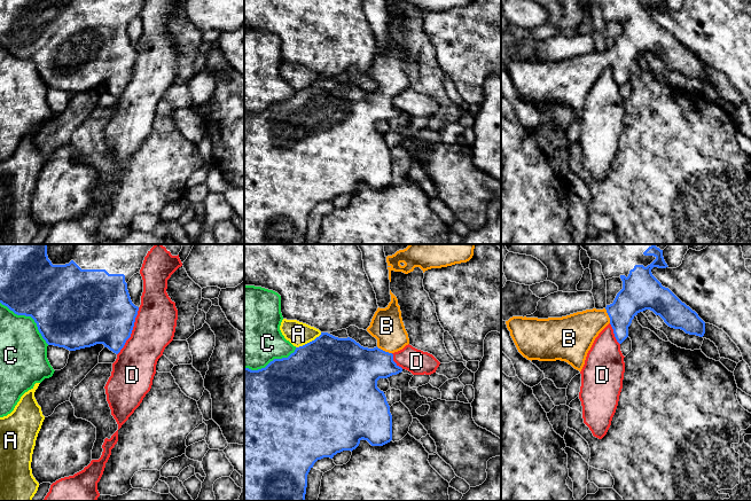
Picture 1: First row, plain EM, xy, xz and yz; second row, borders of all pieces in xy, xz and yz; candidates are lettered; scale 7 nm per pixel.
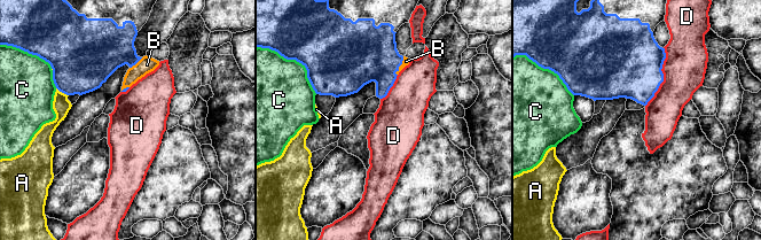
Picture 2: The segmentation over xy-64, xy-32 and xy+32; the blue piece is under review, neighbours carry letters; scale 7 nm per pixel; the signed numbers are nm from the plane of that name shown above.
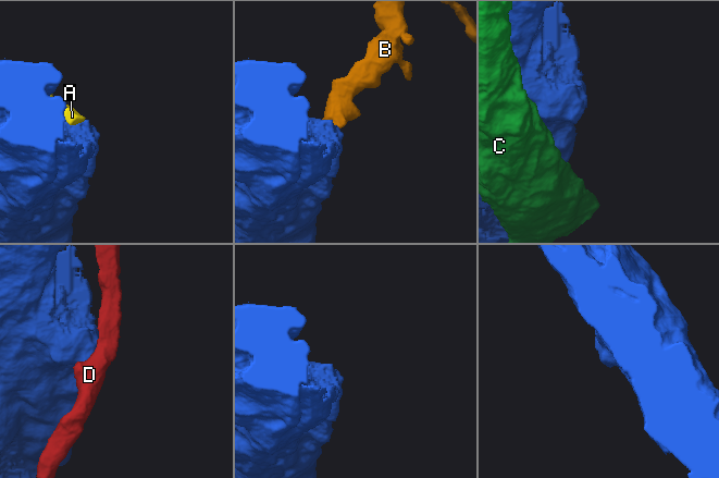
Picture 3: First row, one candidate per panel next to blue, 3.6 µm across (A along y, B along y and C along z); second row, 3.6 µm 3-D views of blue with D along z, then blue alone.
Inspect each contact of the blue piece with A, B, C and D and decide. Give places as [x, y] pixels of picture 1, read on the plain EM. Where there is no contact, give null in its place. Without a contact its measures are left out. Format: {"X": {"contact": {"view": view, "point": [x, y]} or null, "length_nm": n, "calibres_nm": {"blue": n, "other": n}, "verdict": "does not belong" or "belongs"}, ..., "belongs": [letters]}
{"A": {"contact": {"view": "xz", "point": [310, 85]}, "length_nm": 220, "calibres_nm": {"blue": 500, "other": 170}, "verdict": "does not belong"}, "B": {"contact": {"view": "xz", "point": [384, 94]}, "length_nm": 120, "calibres_nm": {"blue": 360, "other": 240}, "verdict": "belongs"}, "C": {"contact": {"view": "xy", "point": [29, 59]}, "length_nm": 460, "calibres_nm": {"blue": 480, "other": 320}, "verdict": "does not belong"}, "D": {"contact": {"view": "xy", "point": [131, 75]}, "length_nm": 360, "calibres_nm": {"blue": 440, "other": 300}, "verdict": "does not belong"}, "belongs": ["B"]}

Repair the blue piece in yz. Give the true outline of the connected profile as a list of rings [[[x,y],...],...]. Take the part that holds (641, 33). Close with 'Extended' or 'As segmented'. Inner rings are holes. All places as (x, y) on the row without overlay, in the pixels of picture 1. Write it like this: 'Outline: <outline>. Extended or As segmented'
Outline: [[[589,0],[602,9],[605,23],[620,21],[623,32],[617,37],[612,47],[603,53],[586,53],[562,61],[526,61],[513,60],[506,64],[510,79],[518,95],[527,103],[565,104],[574,112],[581,115],[588,94],[595,81],[610,66],[615,80],[621,87],[628,80],[628,70],[640,55],[652,54],[664,65],[674,72],[681,72],[686,77],[703,80],[705,65],[689,49],[682,46],[668,31],[652,18],[654,10],[668,10],[664,0]]]. Extended

